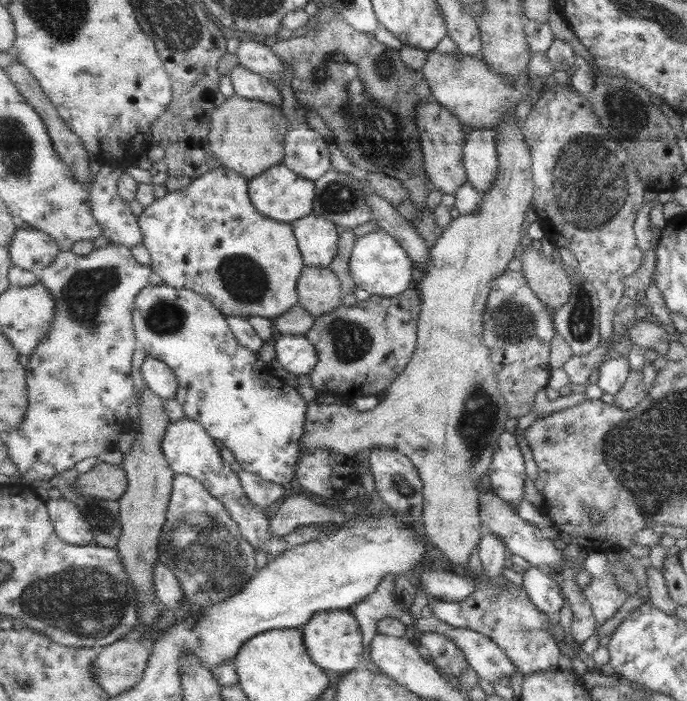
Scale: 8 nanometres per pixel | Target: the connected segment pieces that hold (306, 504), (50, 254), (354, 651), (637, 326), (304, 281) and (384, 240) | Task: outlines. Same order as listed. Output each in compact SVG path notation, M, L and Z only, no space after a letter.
M303 495L287 497L270 520L270 531L276 536L285 536L298 526L323 524L324 522L347 523L350 518L339 510L317 504Z
M33 227L17 230L10 246L13 264L38 274L53 264L62 251L58 242L49 234Z
M350 610L321 611L301 628L310 657L331 675L347 673L362 667L363 634L359 621Z
M634 321L631 323L627 336L636 348L656 350L659 355L669 352L671 336L663 326L655 321Z
M306 265L298 279L299 305L314 317L320 317L341 307L346 292L338 275L329 267Z
M377 231L356 238L352 259L351 274L356 286L364 288L374 295L395 297L406 292L413 282L413 261L410 254L387 232Z

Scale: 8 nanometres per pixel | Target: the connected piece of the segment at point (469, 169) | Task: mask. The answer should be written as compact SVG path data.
M472 130L467 134L465 143L463 160L468 181L479 192L490 192L500 170L497 130Z

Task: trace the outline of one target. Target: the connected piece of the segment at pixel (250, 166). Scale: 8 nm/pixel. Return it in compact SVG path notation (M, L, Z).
M234 94L212 114L210 145L223 166L250 180L283 164L288 130L286 114L281 107Z

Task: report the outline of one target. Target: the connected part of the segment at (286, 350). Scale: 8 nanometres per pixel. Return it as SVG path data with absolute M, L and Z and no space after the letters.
M280 335L275 340L276 359L293 375L311 375L319 362L318 350L306 335Z

